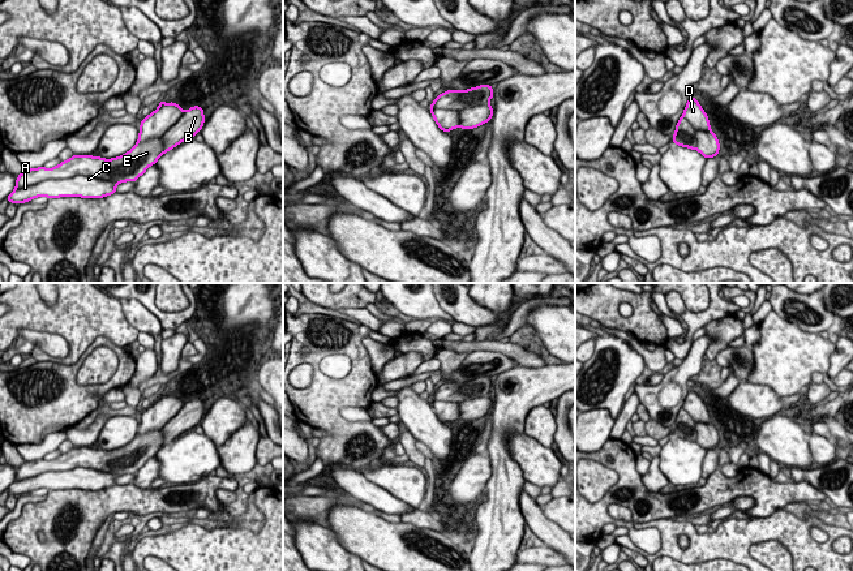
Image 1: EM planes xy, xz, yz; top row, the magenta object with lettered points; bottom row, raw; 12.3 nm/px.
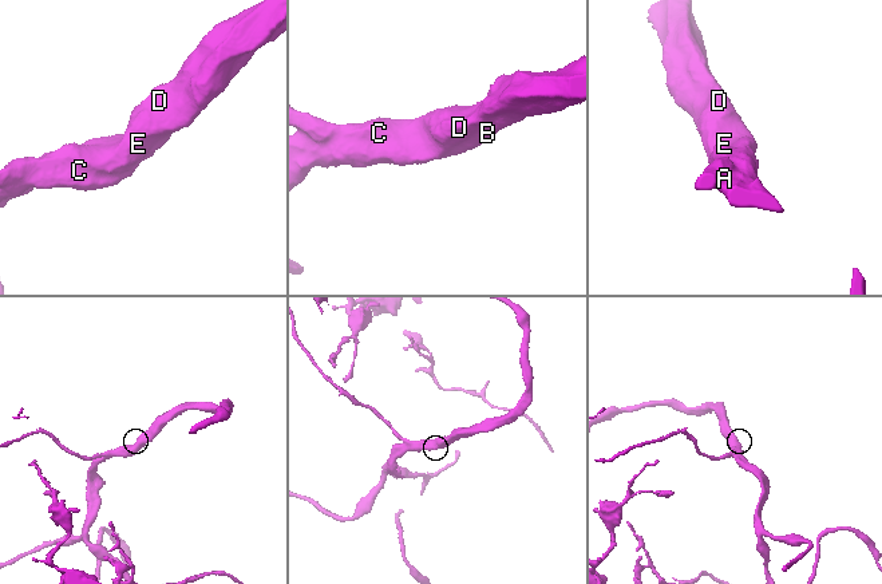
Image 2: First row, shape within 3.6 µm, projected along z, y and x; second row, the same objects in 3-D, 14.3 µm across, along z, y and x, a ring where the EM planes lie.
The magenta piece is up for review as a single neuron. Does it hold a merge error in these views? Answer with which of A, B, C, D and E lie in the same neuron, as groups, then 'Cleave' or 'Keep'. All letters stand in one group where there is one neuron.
Groups: A B C D E. Keep

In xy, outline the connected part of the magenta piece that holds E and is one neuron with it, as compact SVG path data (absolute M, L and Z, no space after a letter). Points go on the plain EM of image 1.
M159 394L159 399L143 409L138 433L121 448L104 451L73 447L53 460L31 460L17 468L8 495L23 495L44 488L48 490L102 490L116 485L116 477L136 473L167 443L201 424L203 400L184 403L179 396Z

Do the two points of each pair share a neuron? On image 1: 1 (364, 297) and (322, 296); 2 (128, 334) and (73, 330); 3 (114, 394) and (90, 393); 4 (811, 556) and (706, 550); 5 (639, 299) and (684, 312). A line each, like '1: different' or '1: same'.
1: same
2: same
3: different
4: same
5: different

